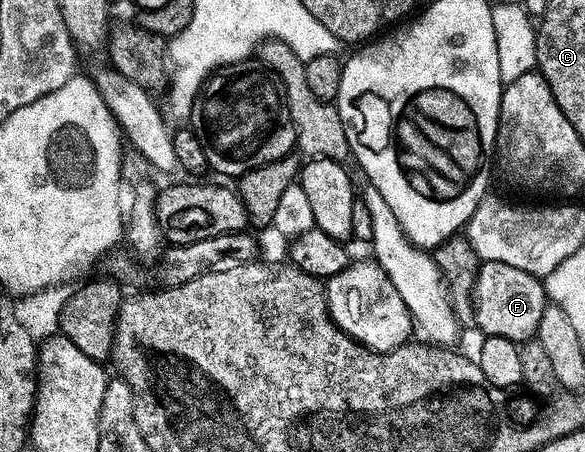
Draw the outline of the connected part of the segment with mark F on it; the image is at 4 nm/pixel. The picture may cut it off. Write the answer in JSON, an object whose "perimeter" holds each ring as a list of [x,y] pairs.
{"perimeter":[[[500,262],[483,263],[478,269],[473,304],[476,328],[483,332],[483,337],[504,338],[521,346],[539,335],[548,305],[548,293],[539,277],[518,270],[516,266],[504,266]]]}

